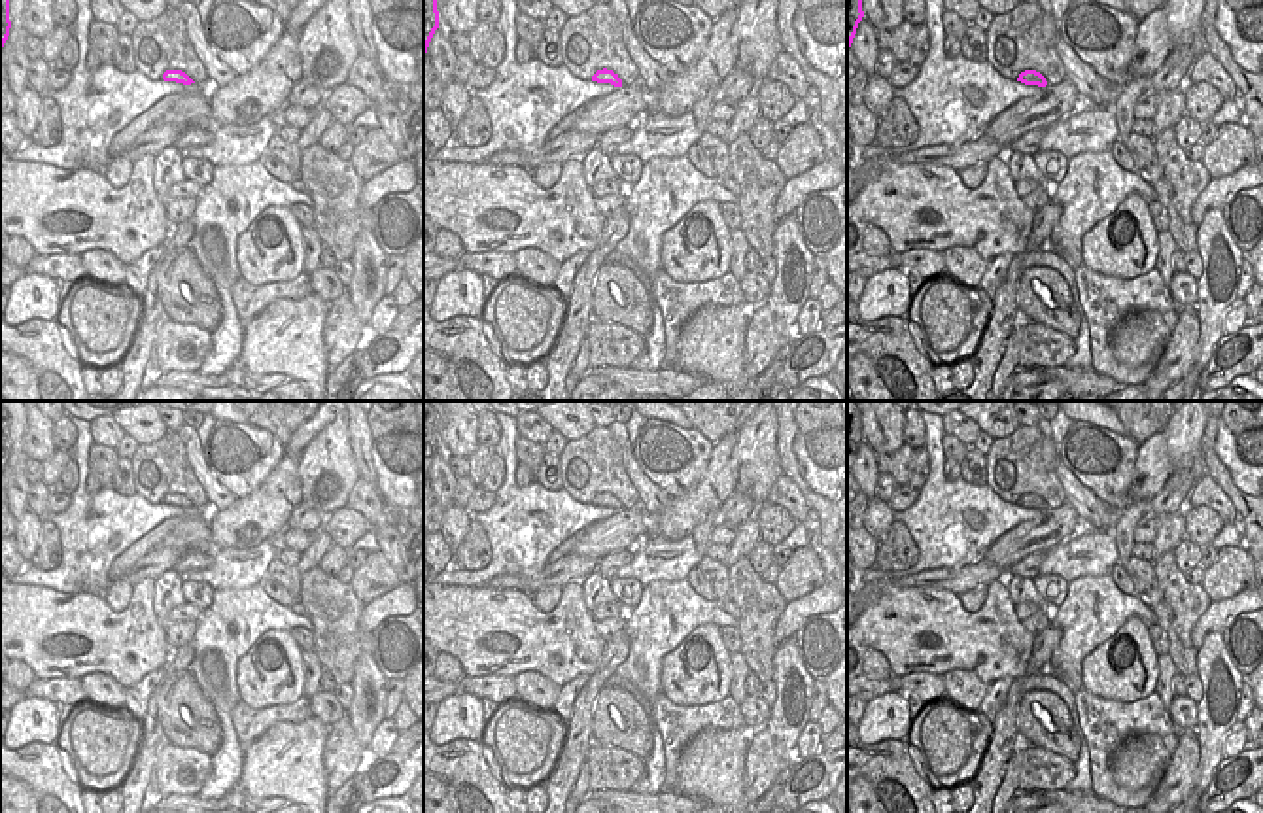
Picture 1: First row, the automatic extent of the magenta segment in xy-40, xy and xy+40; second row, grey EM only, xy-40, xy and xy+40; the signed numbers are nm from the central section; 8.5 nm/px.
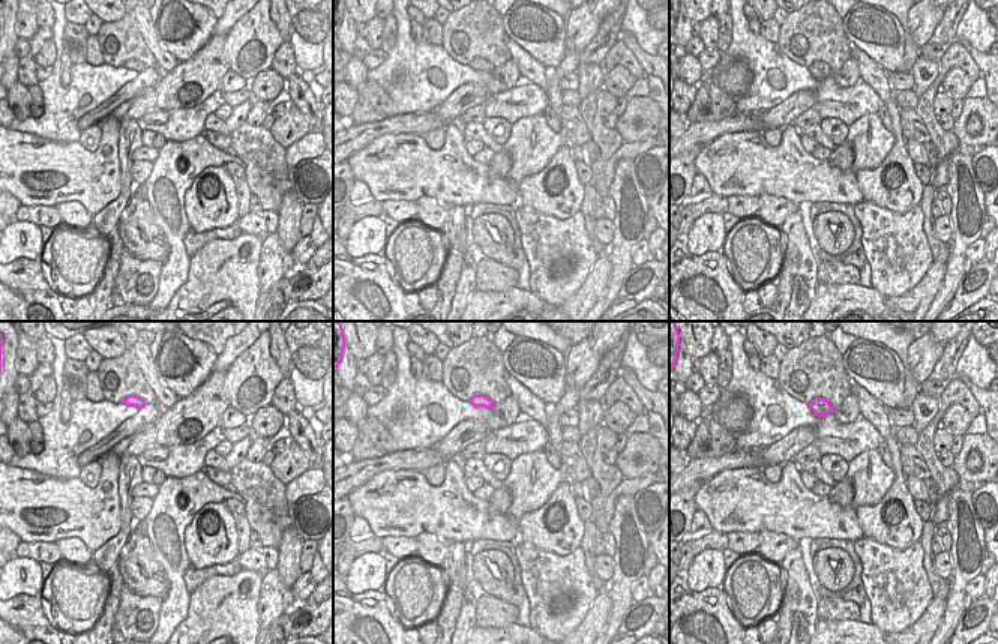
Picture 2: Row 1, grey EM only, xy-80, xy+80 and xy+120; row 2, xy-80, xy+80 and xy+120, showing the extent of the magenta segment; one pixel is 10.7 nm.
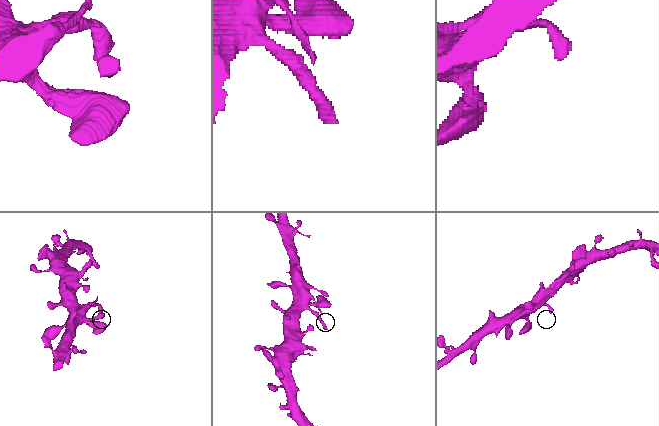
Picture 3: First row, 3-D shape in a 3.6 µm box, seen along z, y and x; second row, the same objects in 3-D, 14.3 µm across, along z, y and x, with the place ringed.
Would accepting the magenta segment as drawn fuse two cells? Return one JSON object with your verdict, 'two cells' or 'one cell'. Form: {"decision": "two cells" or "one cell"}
{"decision": "one cell"}

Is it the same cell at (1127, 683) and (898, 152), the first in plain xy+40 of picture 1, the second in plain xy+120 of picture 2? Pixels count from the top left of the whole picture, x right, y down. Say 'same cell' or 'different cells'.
same cell

